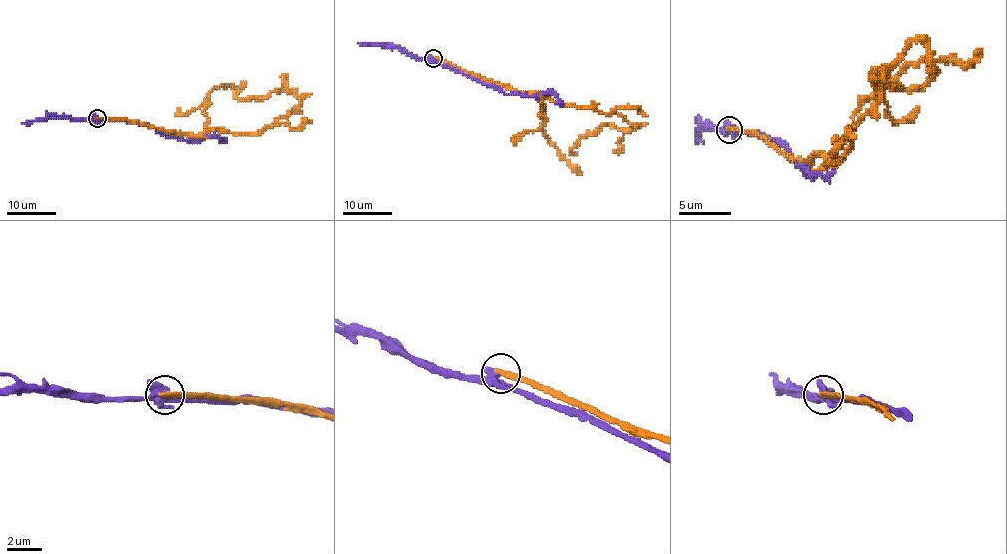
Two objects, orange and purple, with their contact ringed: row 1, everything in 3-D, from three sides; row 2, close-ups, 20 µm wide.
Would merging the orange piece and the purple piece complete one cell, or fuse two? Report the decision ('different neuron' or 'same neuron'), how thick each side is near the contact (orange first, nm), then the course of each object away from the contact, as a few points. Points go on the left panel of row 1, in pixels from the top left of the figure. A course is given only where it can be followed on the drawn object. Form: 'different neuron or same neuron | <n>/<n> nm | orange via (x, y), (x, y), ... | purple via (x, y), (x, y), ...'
different neuron | 320/440 nm | orange via (96, 119), (182, 134), (257, 133), (300, 101), (291, 92), (272, 91), (239, 99), (239, 89) | purple via (96, 119), (142, 122), (170, 137), (227, 138)

